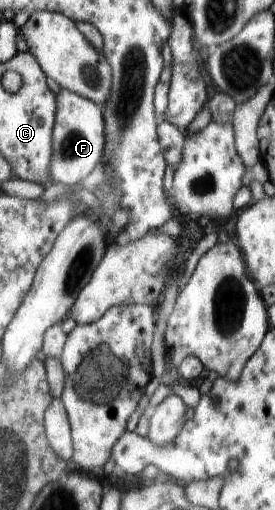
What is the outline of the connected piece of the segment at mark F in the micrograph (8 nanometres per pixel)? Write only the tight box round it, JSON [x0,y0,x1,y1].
[52,89,108,184]

